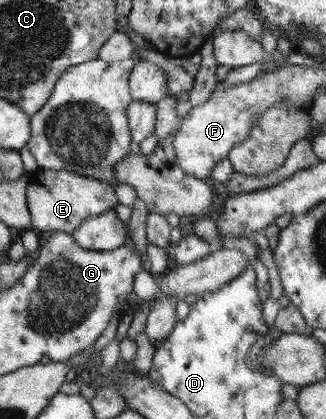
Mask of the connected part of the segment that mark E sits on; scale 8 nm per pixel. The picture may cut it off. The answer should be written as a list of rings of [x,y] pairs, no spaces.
[[[40,169],[40,180],[31,180],[26,200],[32,216],[33,230],[41,235],[54,231],[74,233],[83,220],[114,210],[119,203],[114,187],[106,181],[80,176],[67,170]]]

